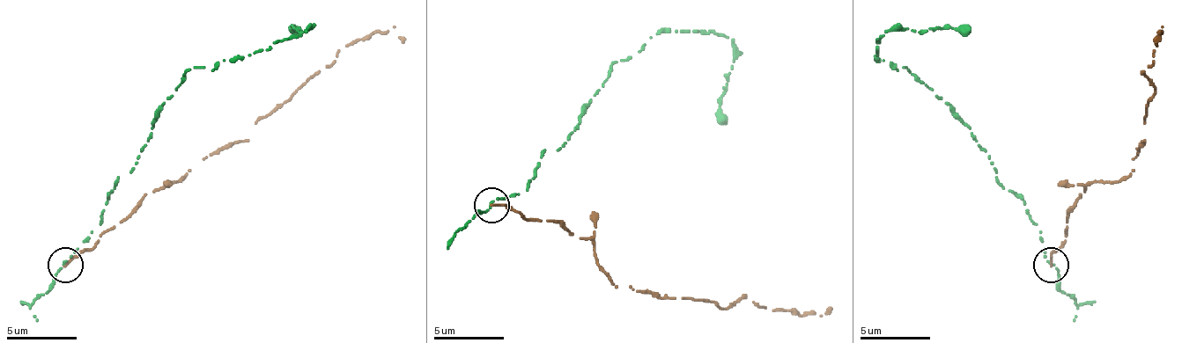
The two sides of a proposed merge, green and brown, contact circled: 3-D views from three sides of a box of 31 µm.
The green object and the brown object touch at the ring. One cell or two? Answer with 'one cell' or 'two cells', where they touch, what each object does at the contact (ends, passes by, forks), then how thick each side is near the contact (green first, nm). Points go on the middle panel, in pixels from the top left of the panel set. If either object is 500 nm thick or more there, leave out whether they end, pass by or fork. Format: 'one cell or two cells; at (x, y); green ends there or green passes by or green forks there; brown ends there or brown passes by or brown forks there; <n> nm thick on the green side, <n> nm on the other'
two cells; at (491, 205); green passes by; brown ends there; 160 nm thick on the green side, 190 nm on the other

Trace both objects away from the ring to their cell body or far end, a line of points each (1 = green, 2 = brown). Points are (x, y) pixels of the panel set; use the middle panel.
1: (491, 204), (526, 190), (617, 62), (664, 31), (735, 45), (727, 122)
2: (491, 204), (589, 239), (610, 281), (635, 292), (710, 299), (724, 310), (745, 299), (801, 317), (830, 306)

